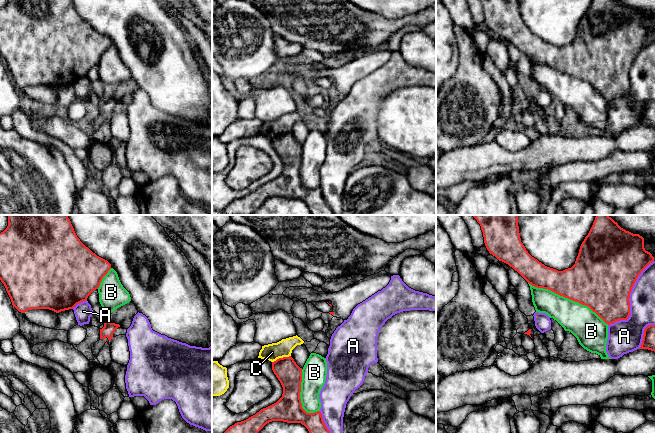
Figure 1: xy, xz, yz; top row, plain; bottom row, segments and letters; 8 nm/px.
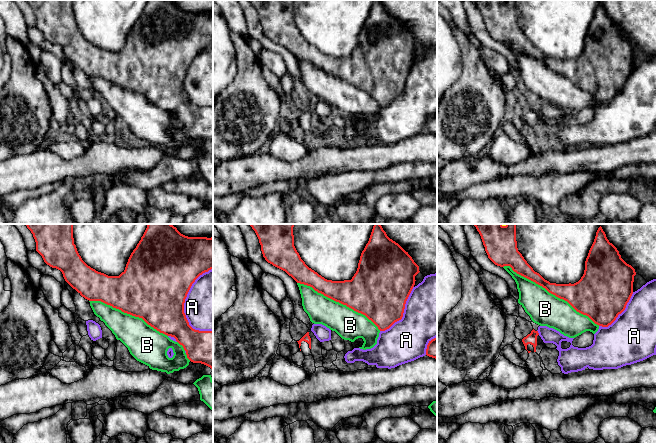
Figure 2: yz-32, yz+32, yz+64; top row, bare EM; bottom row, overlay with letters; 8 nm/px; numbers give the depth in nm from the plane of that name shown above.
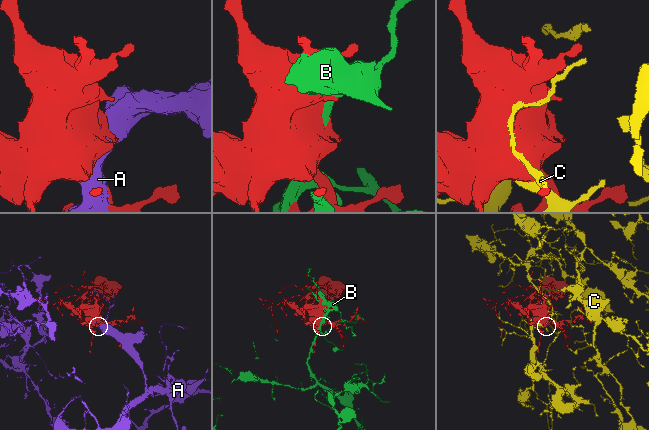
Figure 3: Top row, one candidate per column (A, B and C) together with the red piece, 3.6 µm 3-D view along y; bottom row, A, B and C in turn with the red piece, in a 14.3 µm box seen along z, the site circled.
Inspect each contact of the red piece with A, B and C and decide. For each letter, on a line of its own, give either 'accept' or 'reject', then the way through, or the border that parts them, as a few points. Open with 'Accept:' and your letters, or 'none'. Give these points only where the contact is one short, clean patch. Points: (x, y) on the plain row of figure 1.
Accept: none
A: reject
B: reject
C: reject

